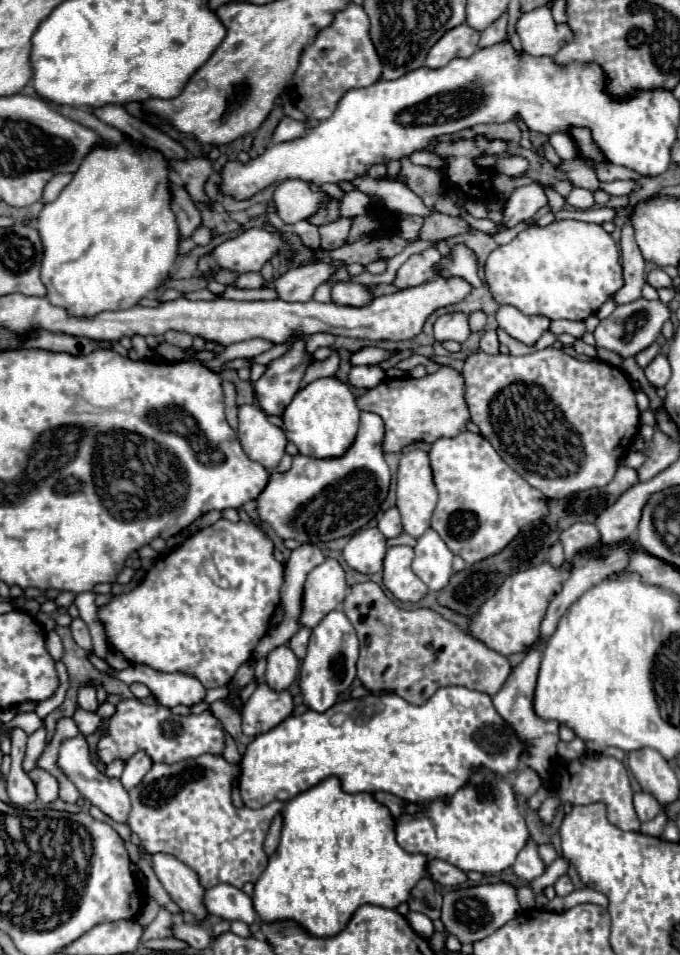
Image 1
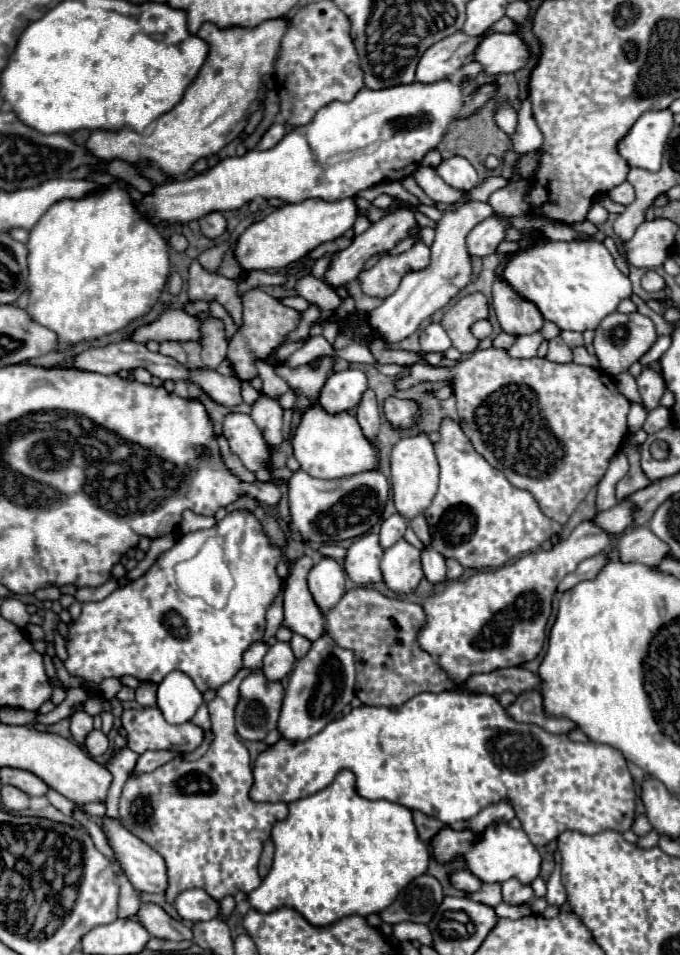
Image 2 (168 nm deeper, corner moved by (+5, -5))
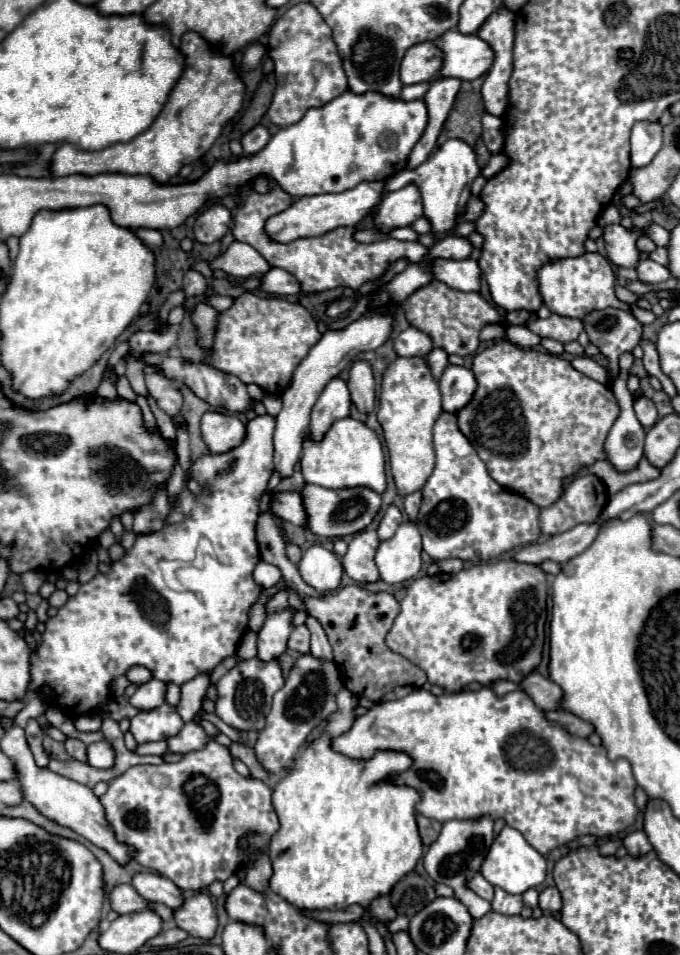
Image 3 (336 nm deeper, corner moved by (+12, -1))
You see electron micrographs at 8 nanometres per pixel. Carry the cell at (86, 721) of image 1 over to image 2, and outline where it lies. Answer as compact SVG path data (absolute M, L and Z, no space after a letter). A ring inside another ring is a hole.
M93 729L87 739L85 739L85 749L91 757L99 757L103 753L107 753L109 749L109 739L105 739L105 733L99 729Z

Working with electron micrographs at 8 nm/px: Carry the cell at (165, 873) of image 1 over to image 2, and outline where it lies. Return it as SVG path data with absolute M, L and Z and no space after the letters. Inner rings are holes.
M105 817L105 837L115 851L119 867L129 881L145 893L165 893L167 867L163 857L139 837L131 835L119 821Z

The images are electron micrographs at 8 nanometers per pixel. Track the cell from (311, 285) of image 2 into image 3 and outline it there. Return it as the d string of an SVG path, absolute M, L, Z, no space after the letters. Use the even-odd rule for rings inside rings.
M272 267L260 277L260 291L272 293L272 295L298 295L300 283L284 269Z

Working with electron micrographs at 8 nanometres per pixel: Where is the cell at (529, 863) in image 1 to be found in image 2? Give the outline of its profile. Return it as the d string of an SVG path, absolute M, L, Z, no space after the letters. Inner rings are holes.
M509 879L509 881L503 883L503 901L505 901L505 903L519 905L519 903L531 901L533 897L535 897L535 895L533 895L531 885L523 887L523 883L519 883L519 879Z

